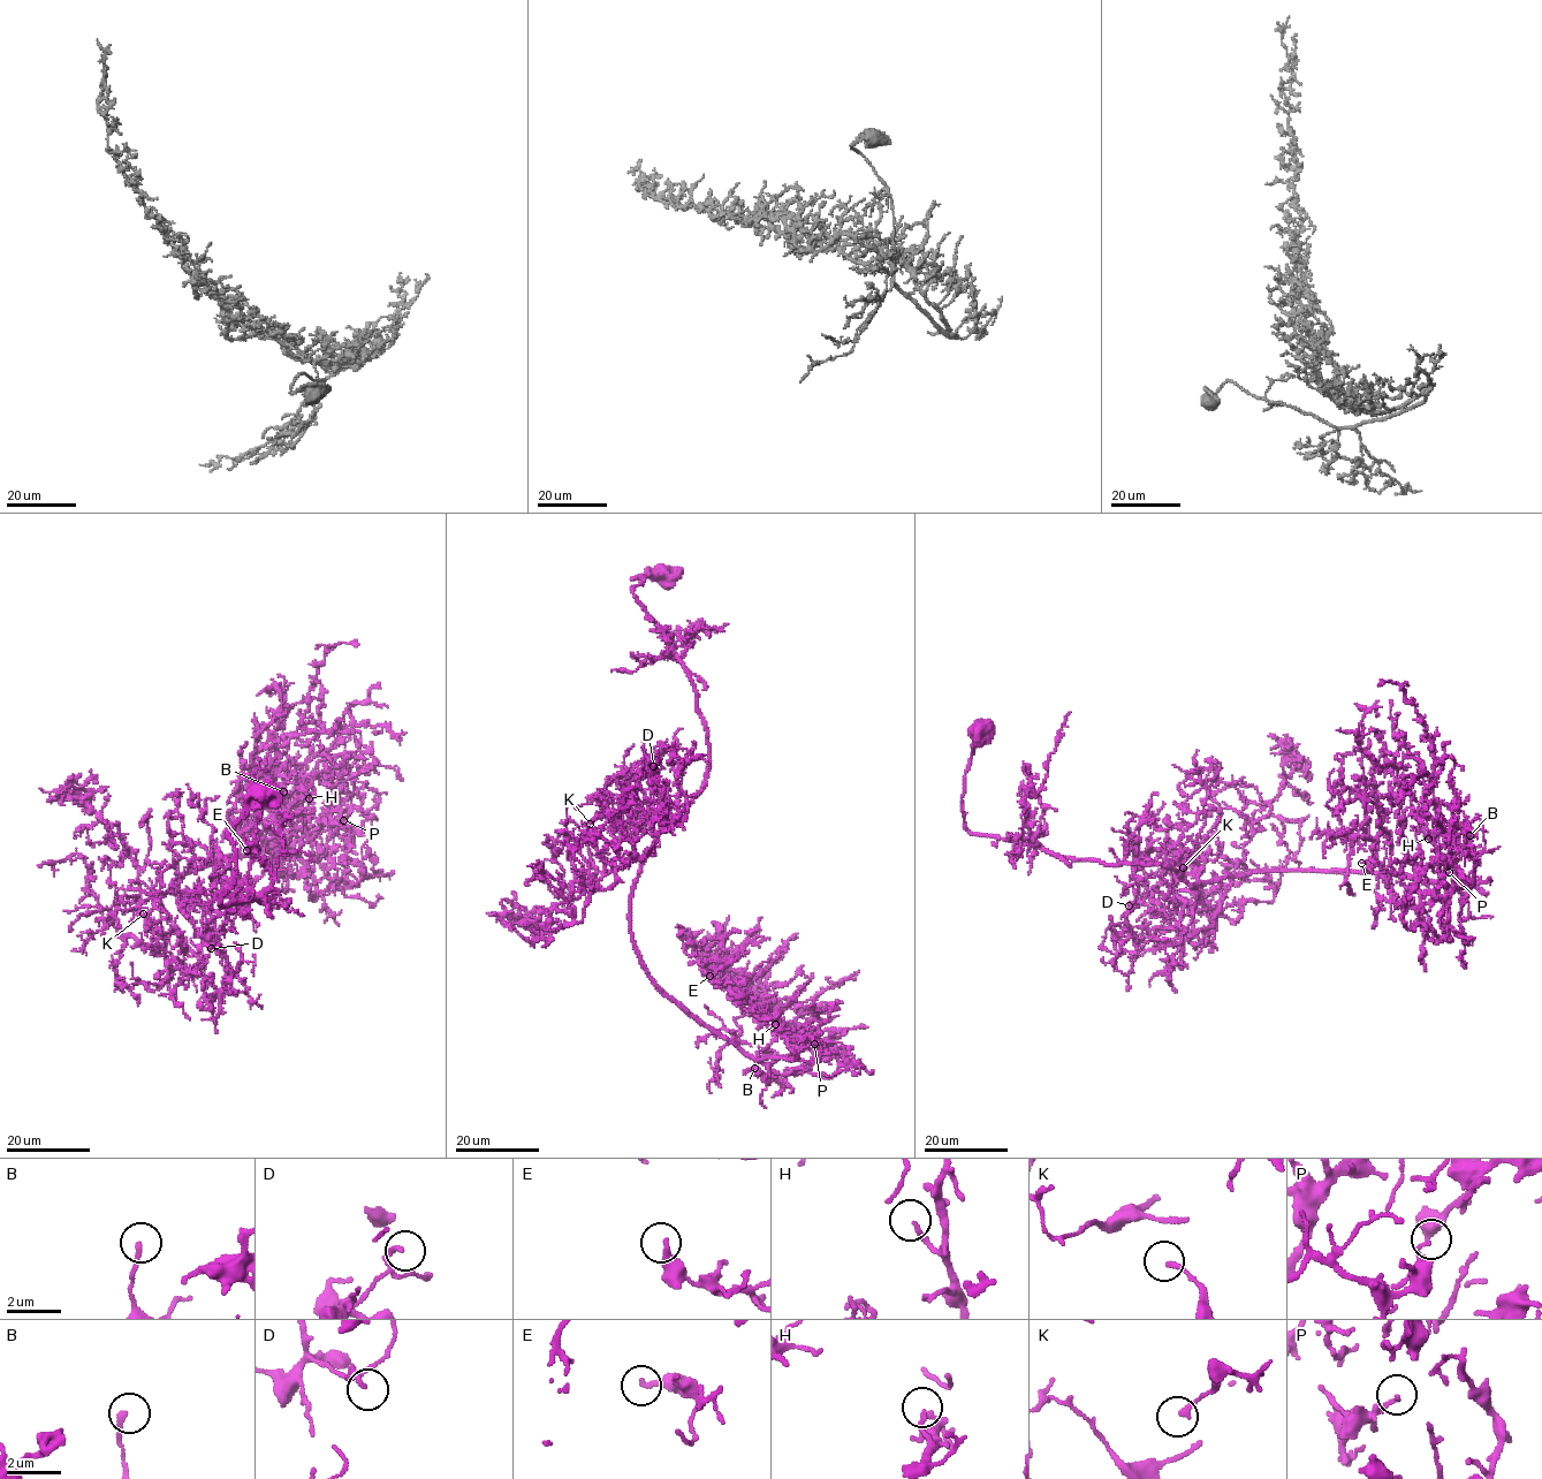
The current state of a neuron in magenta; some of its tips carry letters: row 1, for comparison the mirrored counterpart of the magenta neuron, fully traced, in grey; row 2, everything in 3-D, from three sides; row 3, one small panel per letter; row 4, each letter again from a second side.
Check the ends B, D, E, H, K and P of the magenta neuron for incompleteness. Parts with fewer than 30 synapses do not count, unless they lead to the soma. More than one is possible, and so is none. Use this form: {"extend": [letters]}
{"extend": ["E", "H"]}

